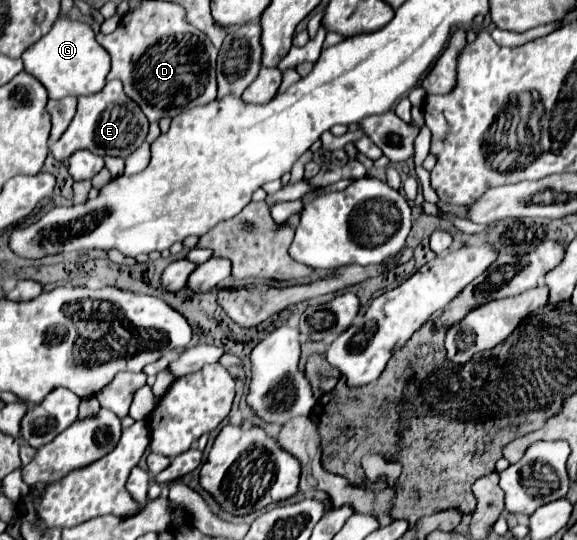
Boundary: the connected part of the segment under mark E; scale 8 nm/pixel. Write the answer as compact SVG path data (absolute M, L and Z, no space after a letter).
M111 80L105 84L105 88L91 96L79 96L77 98L77 112L71 120L65 134L51 146L51 154L57 160L63 160L71 156L75 150L87 148L93 154L99 156L121 156L127 158L147 136L149 122L143 110L123 92L119 80Z

